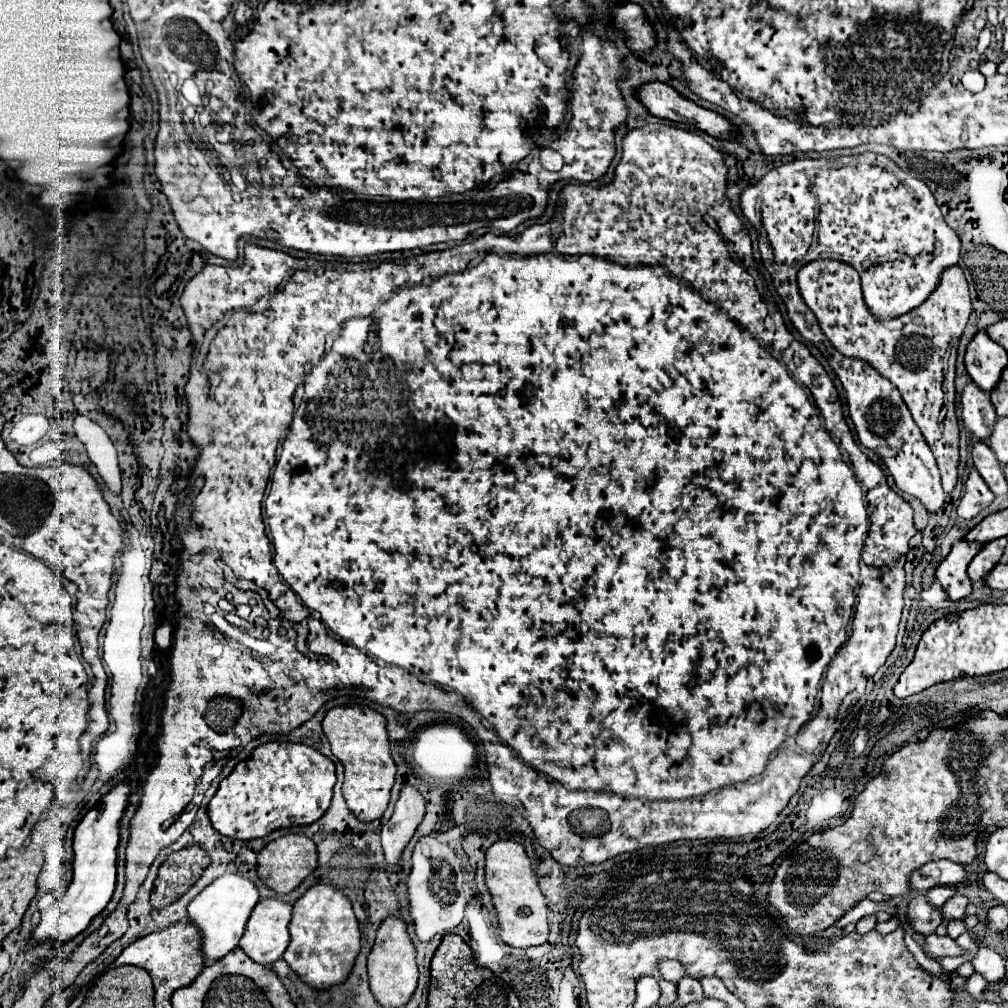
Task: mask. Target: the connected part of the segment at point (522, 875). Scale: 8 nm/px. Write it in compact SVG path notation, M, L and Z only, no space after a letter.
M498 840L486 852L486 886L492 894L500 928L502 940L514 948L530 948L540 946L548 940L550 926L548 926L548 906L546 898L540 892L538 876L532 870L530 858L522 844L514 840Z

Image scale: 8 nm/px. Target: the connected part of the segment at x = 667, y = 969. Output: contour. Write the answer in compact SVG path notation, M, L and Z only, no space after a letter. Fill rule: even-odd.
M664 960L664 962L660 962L660 972L662 972L662 976L668 982L674 982L674 984L678 984L684 976L688 976L688 972L684 970L684 966L680 962L676 962L676 960Z

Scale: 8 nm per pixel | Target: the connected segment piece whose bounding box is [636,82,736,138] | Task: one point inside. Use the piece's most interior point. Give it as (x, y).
(660, 100)

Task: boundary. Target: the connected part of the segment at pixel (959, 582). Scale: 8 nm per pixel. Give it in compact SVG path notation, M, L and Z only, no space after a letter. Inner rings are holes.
M956 542L950 554L938 564L936 580L942 584L950 600L962 600L972 594L972 582L966 574L970 560L978 554L982 544L968 544Z

